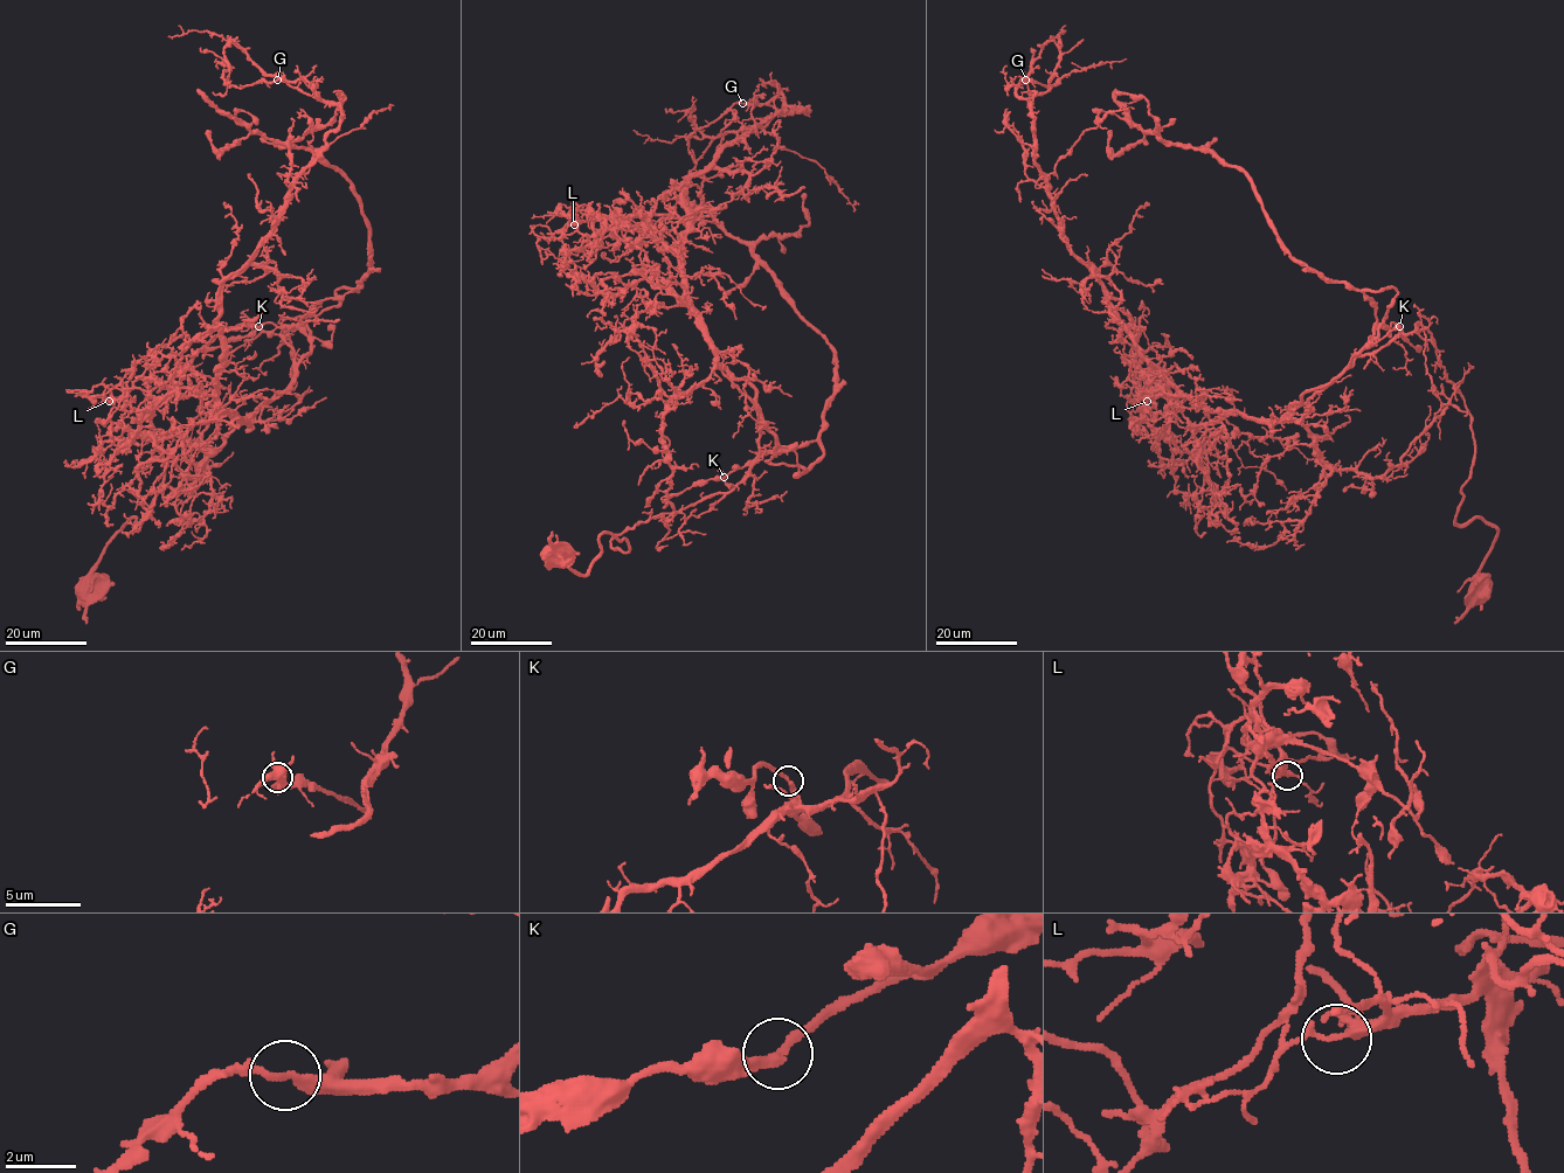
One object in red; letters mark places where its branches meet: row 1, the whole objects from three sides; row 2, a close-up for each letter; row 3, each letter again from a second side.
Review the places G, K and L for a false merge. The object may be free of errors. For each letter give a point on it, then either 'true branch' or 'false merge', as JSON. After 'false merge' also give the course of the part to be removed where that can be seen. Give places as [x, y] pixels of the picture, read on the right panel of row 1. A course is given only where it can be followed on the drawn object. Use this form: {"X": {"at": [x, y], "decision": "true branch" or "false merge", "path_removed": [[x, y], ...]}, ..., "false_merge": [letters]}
{"G": {"at": [1025, 80], "decision": "true branch"}, "K": {"at": [1399, 326], "decision": "true branch"}, "L": {"at": [1147, 401], "decision": "false merge", "path_removed": [[1148, 401], [1132, 388], [1136, 386], [1143, 398], [1141, 417], [1170, 442], [1175, 488], [1185, 502], [1188, 495]]}, "false_merge": ["L"]}

